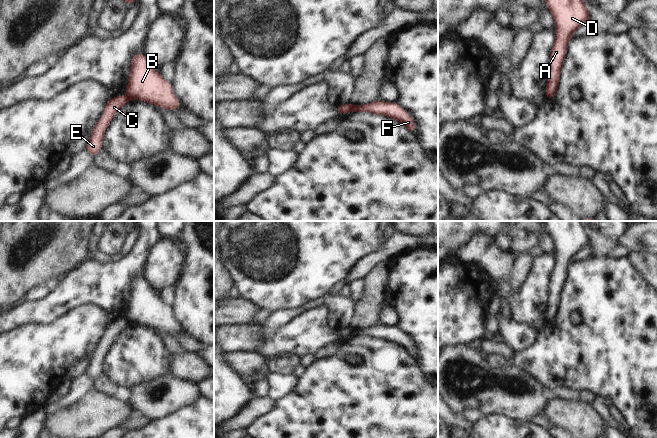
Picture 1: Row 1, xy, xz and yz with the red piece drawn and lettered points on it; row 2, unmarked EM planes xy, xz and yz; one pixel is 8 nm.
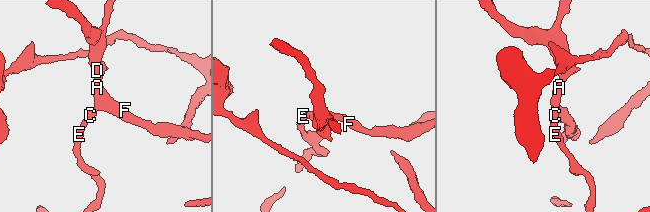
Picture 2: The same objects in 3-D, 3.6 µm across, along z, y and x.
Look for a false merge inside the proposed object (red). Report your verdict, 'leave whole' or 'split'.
split

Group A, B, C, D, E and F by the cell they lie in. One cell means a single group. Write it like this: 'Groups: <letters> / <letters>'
Groups: A B D F / C E

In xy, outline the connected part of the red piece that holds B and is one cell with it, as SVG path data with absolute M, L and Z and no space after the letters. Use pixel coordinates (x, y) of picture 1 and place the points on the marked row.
M142 53L132 58L126 92L129 100L141 100L170 111L181 108L180 101L173 94L172 83L163 79Z

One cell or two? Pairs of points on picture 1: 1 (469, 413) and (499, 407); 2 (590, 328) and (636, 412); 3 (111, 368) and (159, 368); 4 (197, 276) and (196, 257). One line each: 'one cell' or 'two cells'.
1: two cells
2: one cell
3: one cell
4: one cell

